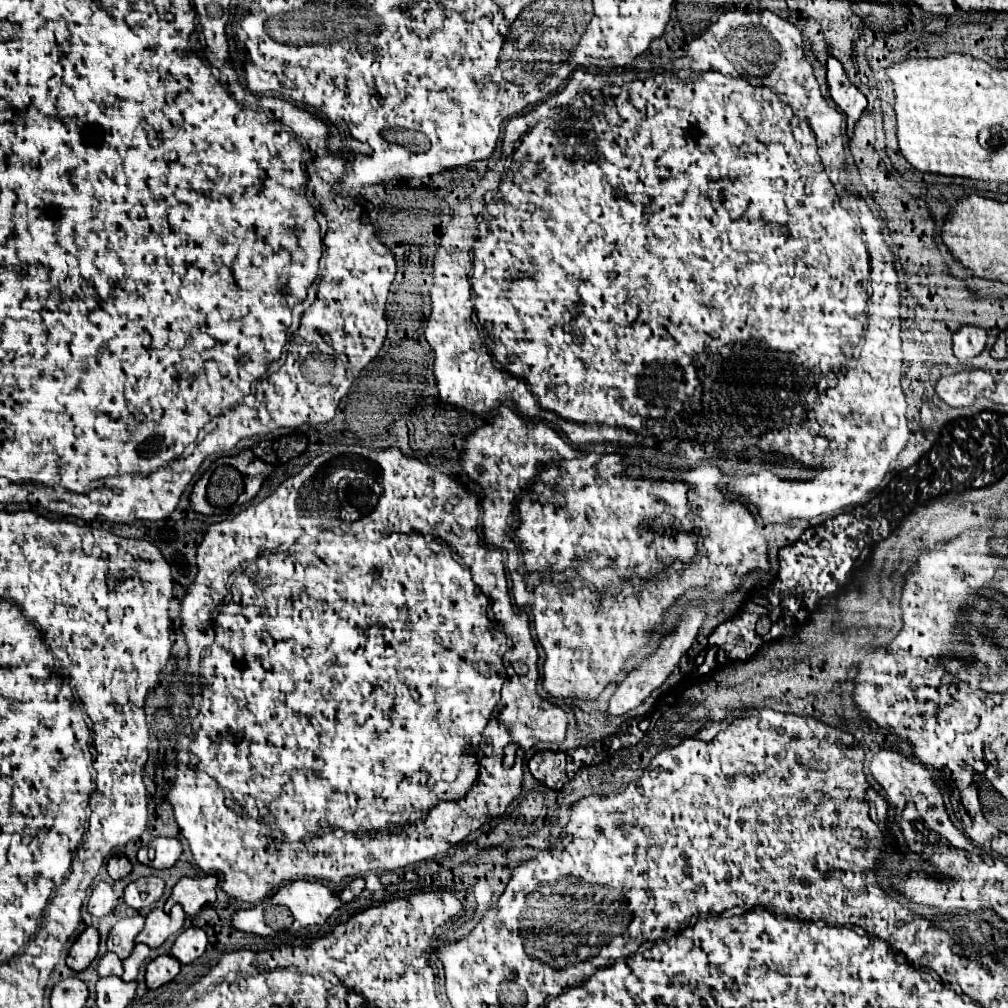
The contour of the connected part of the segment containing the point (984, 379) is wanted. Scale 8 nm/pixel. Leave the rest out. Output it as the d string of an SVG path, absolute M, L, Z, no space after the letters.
M964 369L940 377L936 393L952 407L972 405L974 399L986 389L994 387L994 377L984 369Z

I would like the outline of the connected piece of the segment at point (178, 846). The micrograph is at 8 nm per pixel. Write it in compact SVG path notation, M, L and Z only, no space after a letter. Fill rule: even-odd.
M154 837L148 847L138 851L138 861L154 869L172 867L182 855L182 843L176 837ZM152 851L152 853L150 853Z

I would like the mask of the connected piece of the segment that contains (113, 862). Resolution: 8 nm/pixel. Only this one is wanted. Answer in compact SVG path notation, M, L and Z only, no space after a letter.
M114 855L114 857L110 857L110 861L108 861L108 873L110 873L110 877L114 881L126 877L130 871L132 871L132 863L128 861L126 855Z

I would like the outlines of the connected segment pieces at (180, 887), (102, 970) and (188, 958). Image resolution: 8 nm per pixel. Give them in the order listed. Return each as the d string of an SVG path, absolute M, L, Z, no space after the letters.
M214 875L194 879L194 877L182 877L170 895L170 903L180 903L186 911L186 915L196 915L202 911L204 905L214 903L216 899L216 883L218 879Z
M106 953L102 959L100 959L100 965L98 965L98 975L104 977L104 975L122 975L122 959L116 955L116 953Z
M190 927L190 929L186 929L184 933L178 935L178 939L174 941L170 953L172 953L180 963L186 965L186 963L196 961L196 959L204 953L206 945L208 945L208 935L206 935L206 931L200 929L200 927Z

